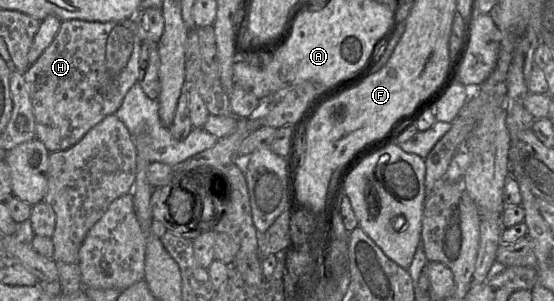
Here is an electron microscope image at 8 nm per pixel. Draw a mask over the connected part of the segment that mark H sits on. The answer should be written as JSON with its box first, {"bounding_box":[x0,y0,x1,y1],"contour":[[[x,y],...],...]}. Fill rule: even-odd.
{"bounding_box":[23,19,143,152],"contour":[[[133,19],[95,22],[65,20],[52,43],[23,73],[35,118],[36,139],[51,152],[63,151],[79,142],[82,137],[104,118],[114,115],[129,89],[139,82],[139,58],[143,41]]]}

